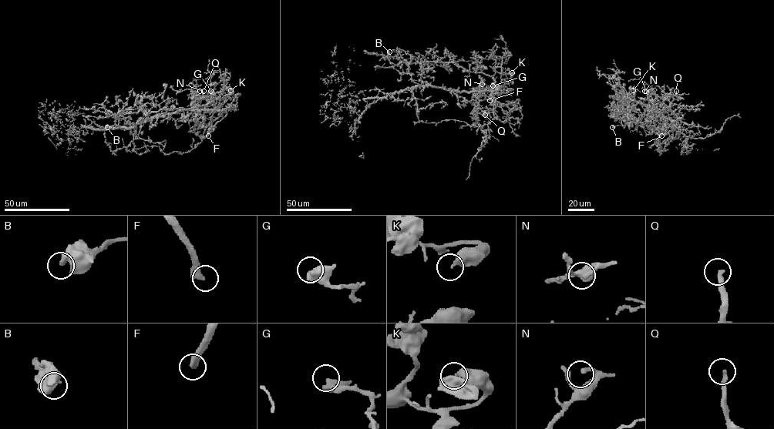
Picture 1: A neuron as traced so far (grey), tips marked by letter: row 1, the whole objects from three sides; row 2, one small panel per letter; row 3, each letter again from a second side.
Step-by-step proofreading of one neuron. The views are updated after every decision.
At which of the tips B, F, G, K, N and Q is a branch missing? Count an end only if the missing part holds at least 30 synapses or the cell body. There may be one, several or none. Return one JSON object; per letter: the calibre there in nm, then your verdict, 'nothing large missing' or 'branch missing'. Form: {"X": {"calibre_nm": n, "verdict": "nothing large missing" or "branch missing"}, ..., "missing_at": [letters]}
{"B": {"calibre_nm": 460, "verdict": "nothing large missing"}, "F": {"calibre_nm": 400, "verdict": "branch missing"}, "G": {"calibre_nm": 400, "verdict": "nothing large missing"}, "K": {"calibre_nm": 420, "verdict": "nothing large missing"}, "N": {"calibre_nm": 200, "verdict": "nothing large missing"}, "Q": {"calibre_nm": 260, "verdict": "nothing large missing"}, "missing_at": ["F"]}

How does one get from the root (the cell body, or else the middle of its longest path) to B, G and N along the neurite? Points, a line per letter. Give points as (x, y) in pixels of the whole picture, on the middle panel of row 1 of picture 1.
B: (430, 85), (419, 85), (408, 73), (390, 66), (401, 62), (392, 63), (389, 51)
G: (430, 85), (449, 90), (489, 92), (496, 90), (493, 85)
N: (430, 85), (478, 93), (472, 97), (482, 84)

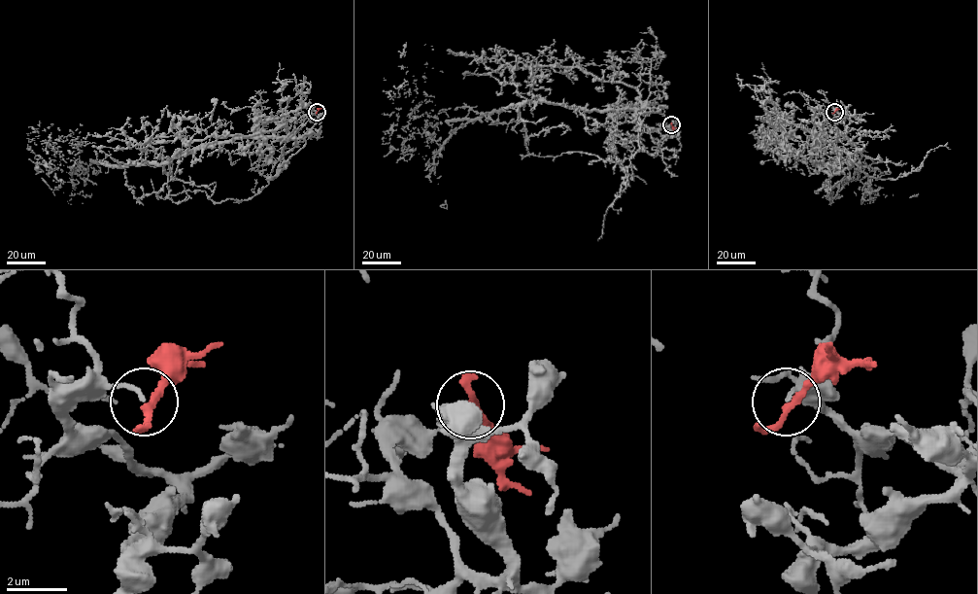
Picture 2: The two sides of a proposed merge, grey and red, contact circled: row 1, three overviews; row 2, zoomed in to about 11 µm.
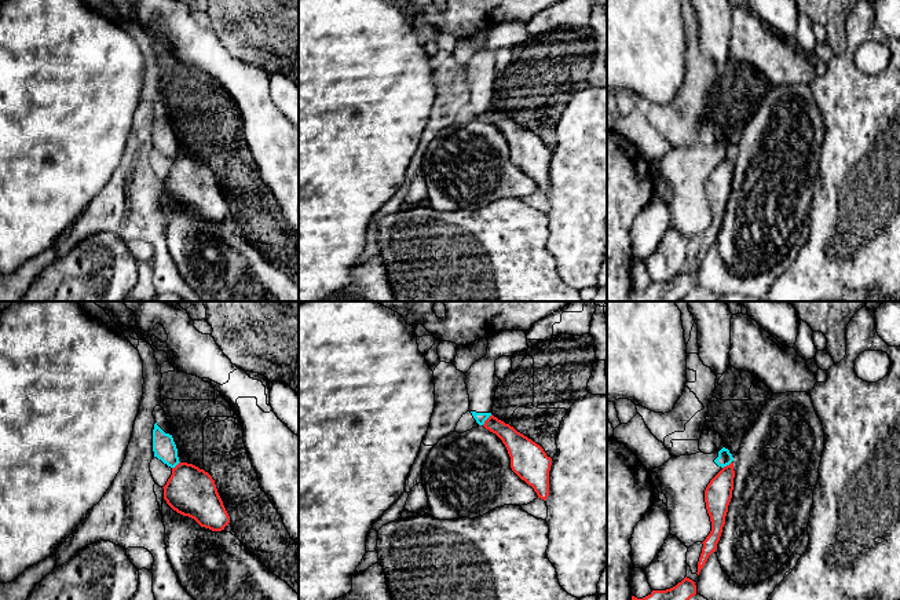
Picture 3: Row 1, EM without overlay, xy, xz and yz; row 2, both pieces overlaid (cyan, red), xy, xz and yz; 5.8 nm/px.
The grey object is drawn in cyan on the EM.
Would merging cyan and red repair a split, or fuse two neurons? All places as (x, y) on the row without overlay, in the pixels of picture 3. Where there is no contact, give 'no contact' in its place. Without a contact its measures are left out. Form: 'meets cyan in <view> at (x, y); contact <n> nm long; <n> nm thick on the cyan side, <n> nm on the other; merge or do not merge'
meets cyan in xz at (486, 110); contact 90 nm long; 60 nm thick on the cyan side, 140 nm on the other; do not merge

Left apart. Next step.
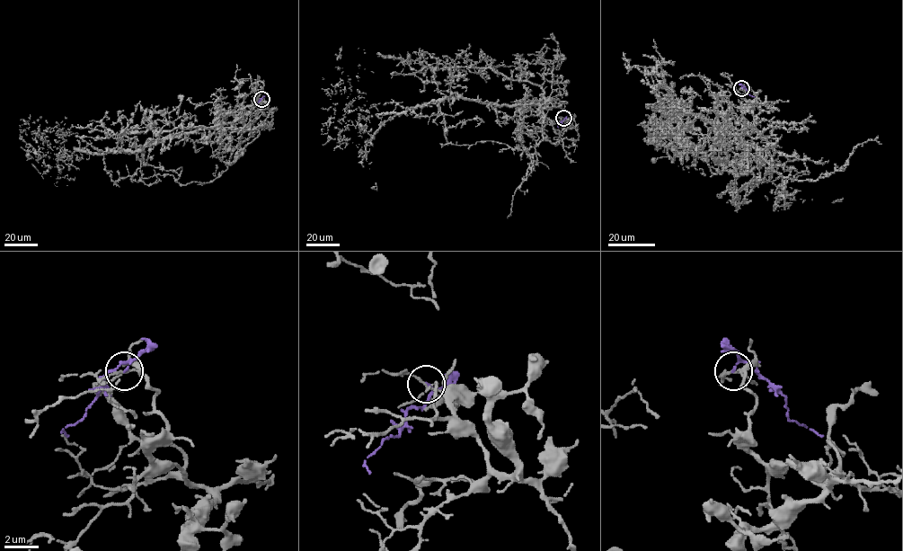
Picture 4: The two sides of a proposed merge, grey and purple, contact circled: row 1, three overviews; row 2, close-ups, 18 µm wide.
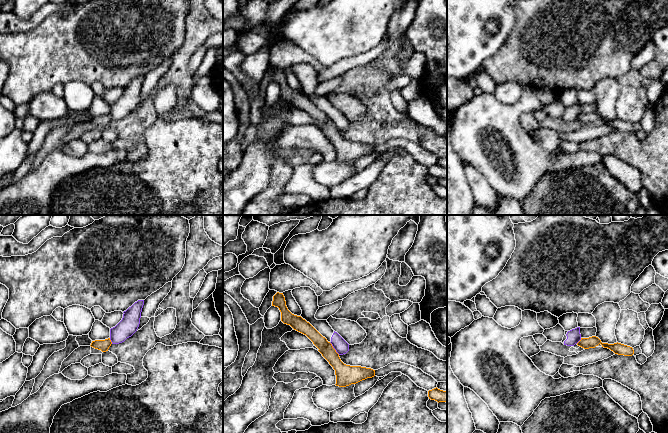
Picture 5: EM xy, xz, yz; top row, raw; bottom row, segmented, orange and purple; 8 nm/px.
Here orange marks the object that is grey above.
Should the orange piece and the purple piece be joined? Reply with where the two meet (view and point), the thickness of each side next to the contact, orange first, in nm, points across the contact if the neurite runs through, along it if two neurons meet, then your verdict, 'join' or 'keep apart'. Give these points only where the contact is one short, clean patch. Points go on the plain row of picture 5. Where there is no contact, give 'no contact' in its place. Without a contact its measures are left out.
xz (333, 124) | 160/110 nm | along xz (329, 118), (339, 130) | keep apart

